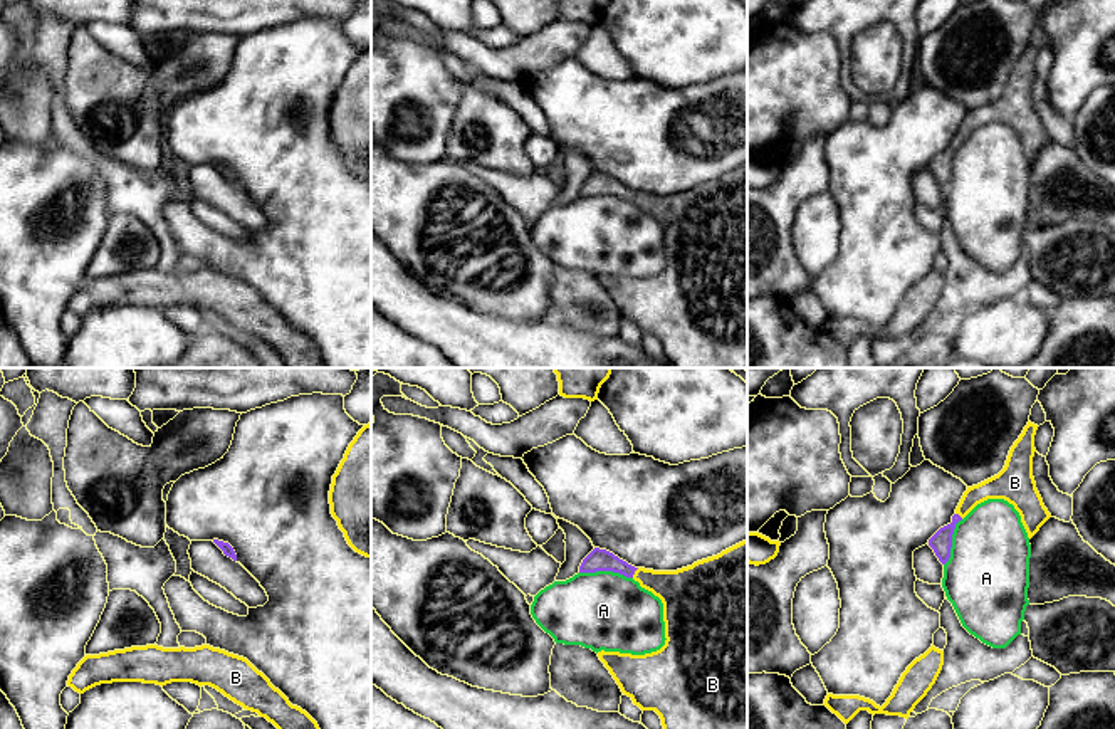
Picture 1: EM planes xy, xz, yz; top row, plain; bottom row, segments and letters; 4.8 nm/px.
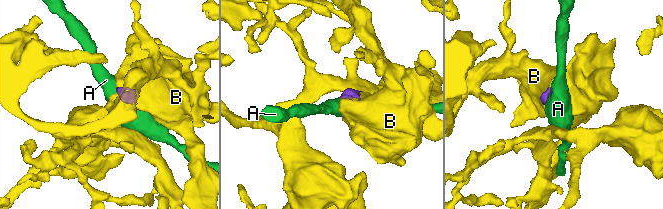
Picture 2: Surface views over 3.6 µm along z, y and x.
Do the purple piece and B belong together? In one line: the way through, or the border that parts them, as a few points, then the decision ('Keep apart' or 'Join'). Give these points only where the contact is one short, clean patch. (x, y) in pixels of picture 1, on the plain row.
Path across: xz (598, 183), (610, 185), (633, 197), (682, 215). Join

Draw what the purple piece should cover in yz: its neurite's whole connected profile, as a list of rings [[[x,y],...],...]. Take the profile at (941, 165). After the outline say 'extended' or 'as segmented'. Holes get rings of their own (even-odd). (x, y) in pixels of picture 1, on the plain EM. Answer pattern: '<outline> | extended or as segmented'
[[[1028,45],[1019,62],[1009,74],[1004,92],[964,116],[952,146],[940,151],[930,163],[929,170],[942,188],[950,181],[952,158],[955,148],[962,144],[977,128],[987,123],[1004,123],[1014,129],[1021,139],[1021,146],[1031,163],[1039,151],[1051,141],[1043,128],[1033,101],[1034,59],[1038,49]]] | extended

